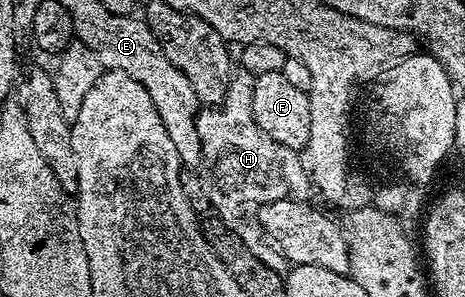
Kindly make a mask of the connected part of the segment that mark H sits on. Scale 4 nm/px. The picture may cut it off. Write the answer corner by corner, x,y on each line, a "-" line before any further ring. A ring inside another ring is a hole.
243,69
237,70
228,80
223,103
218,109
204,109
196,116
198,141
202,141
202,157
198,174
206,197
212,202
212,211
230,229
240,229
244,219
259,216
262,205
270,205
279,199
307,200
310,182
306,169
298,162
297,152
278,145
266,133
258,129
254,121
254,81
256,76

